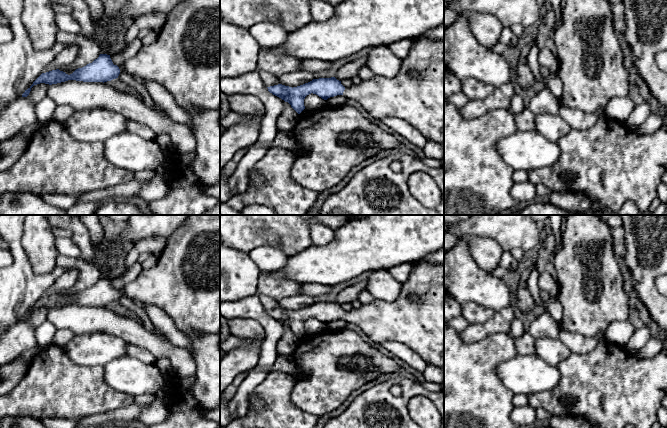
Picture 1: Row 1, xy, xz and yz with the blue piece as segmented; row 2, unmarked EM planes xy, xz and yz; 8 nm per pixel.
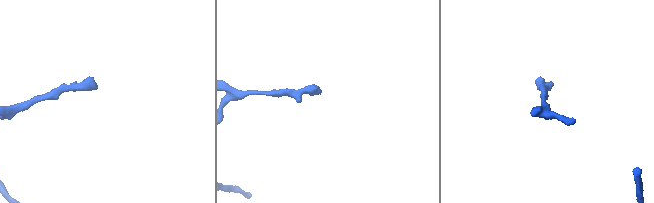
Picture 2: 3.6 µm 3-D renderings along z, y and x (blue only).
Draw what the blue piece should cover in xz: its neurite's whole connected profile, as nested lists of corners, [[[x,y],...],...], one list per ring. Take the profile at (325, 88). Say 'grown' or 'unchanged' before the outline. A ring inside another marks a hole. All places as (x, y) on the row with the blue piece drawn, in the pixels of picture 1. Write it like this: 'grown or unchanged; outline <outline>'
grown; outline [[[419,36],[413,40],[409,53],[402,59],[399,72],[393,78],[375,75],[360,84],[344,87],[335,77],[319,78],[297,87],[282,84],[267,87],[273,95],[288,102],[300,114],[304,99],[313,93],[324,100],[337,95],[357,101],[372,117],[403,119],[427,140],[440,144],[444,150],[444,40],[429,40]]]

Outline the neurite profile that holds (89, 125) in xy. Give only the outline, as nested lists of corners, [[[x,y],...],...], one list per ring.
[[[103,108],[76,110],[64,123],[69,135],[80,142],[104,142],[127,131],[127,119]]]

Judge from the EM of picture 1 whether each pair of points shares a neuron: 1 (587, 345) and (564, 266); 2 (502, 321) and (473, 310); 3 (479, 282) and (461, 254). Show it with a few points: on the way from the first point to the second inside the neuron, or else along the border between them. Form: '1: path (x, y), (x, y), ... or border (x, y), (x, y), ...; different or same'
1: border (562, 328), (587, 336), (595, 336); different
2: border (495, 312), (484, 322), (469, 324); different
3: path (472, 275), (461, 264), (461, 261); same

